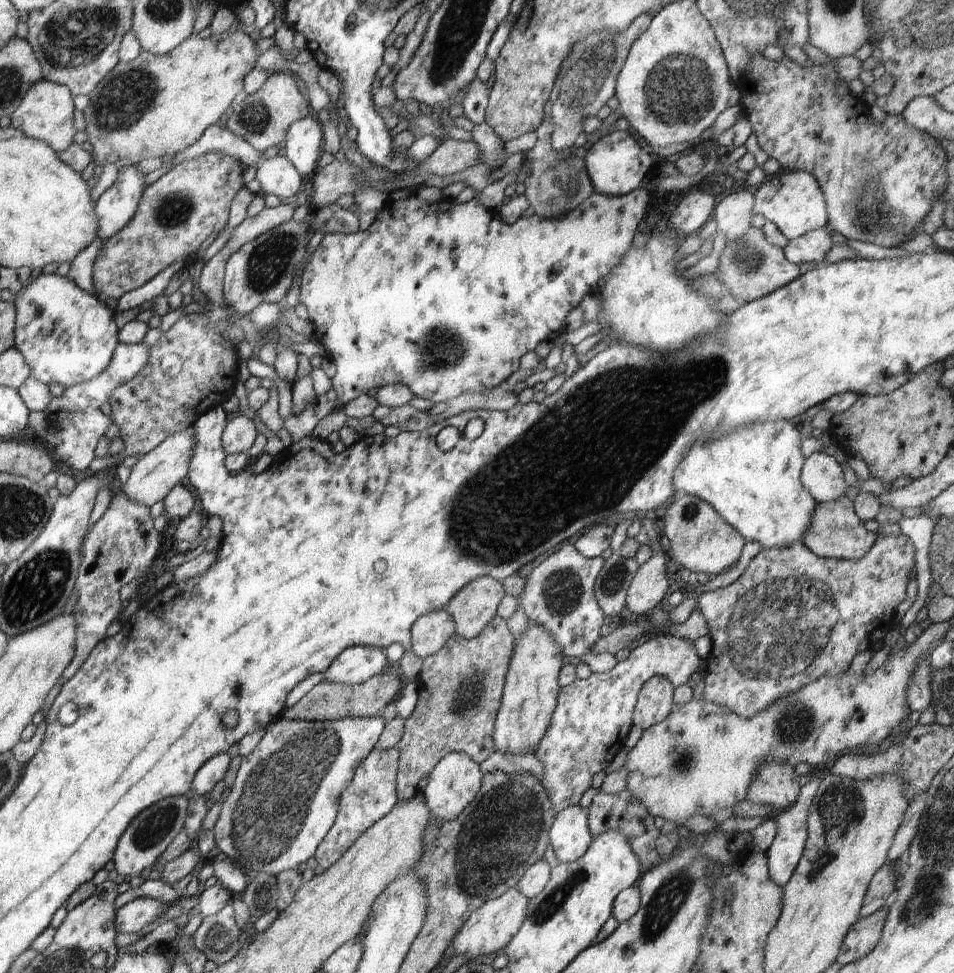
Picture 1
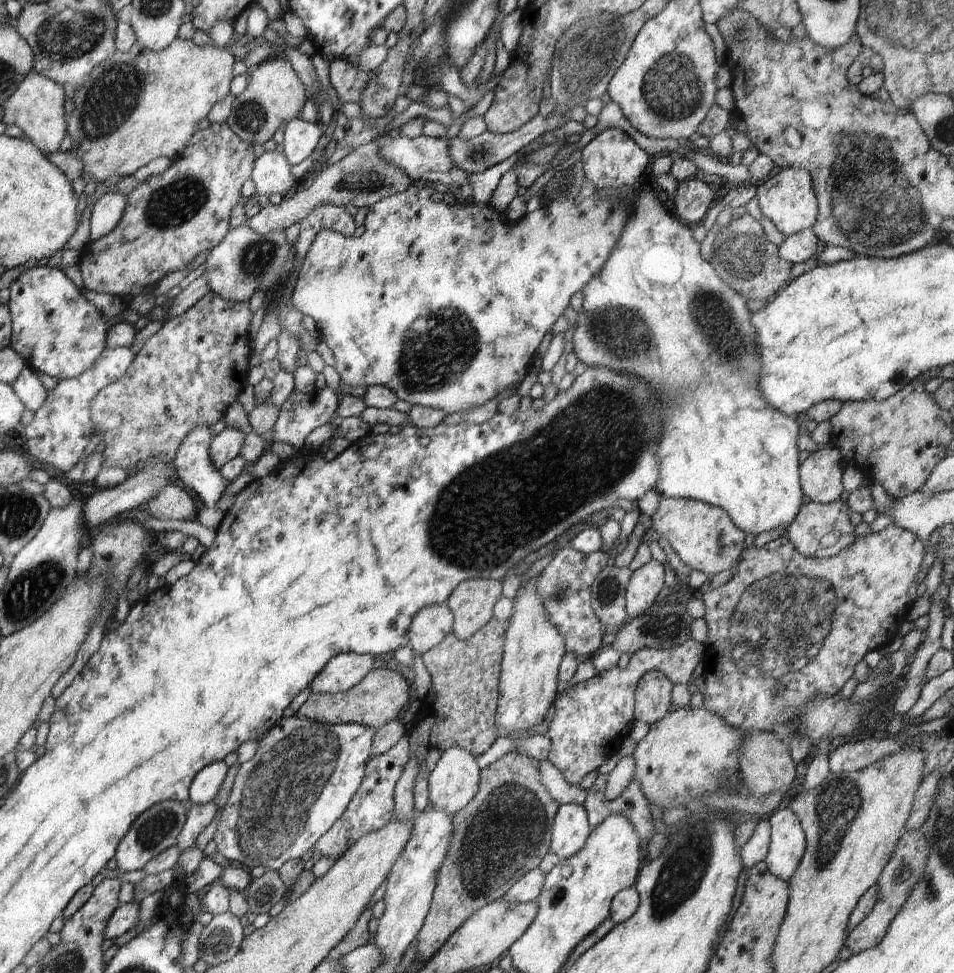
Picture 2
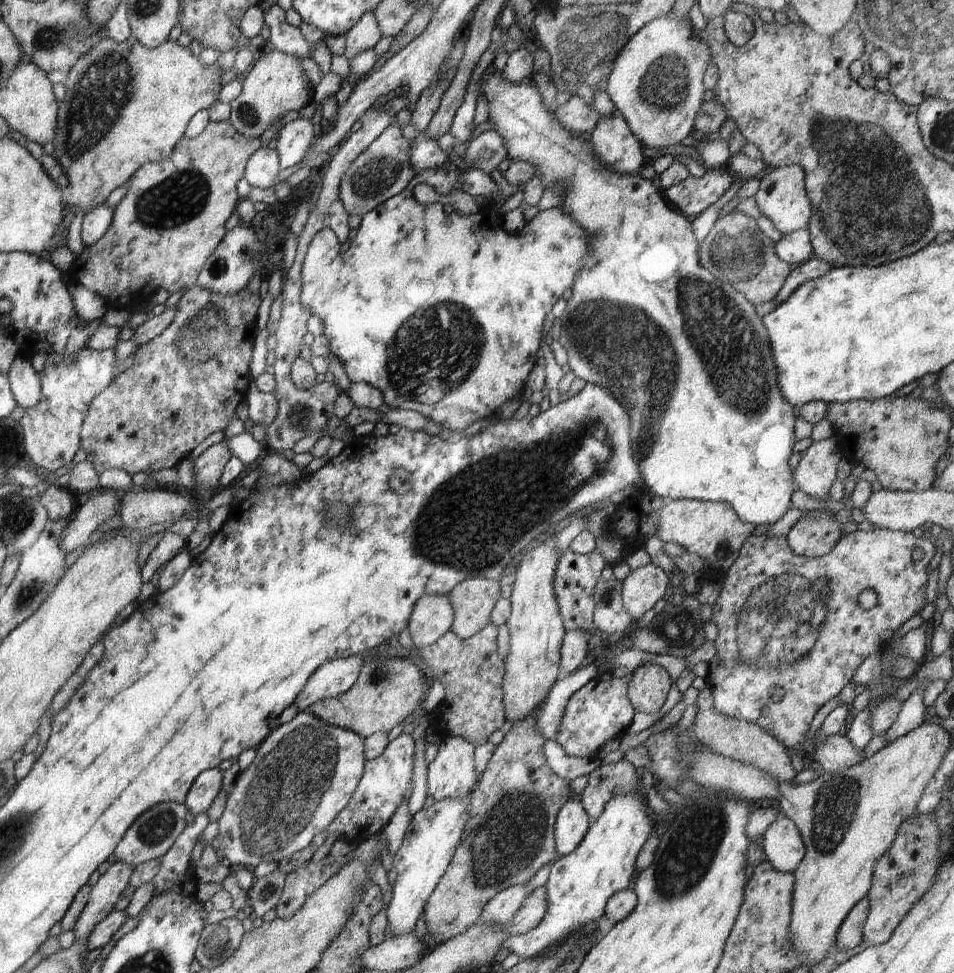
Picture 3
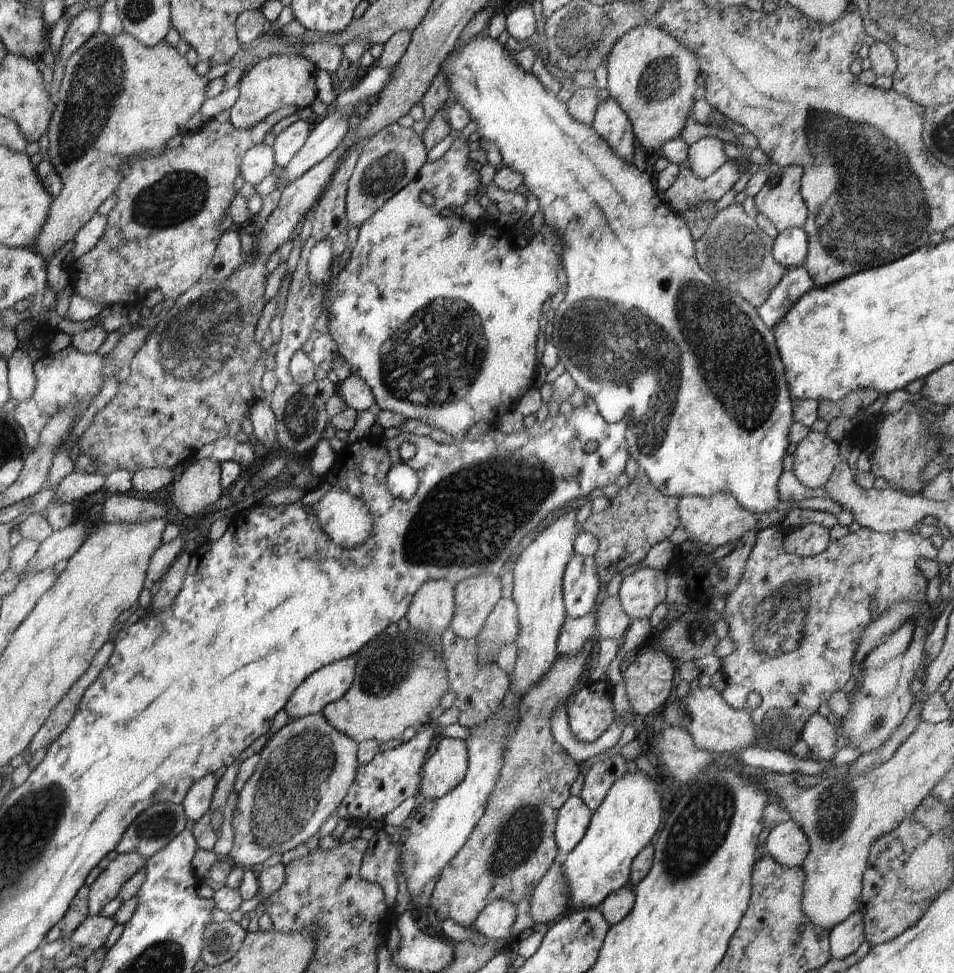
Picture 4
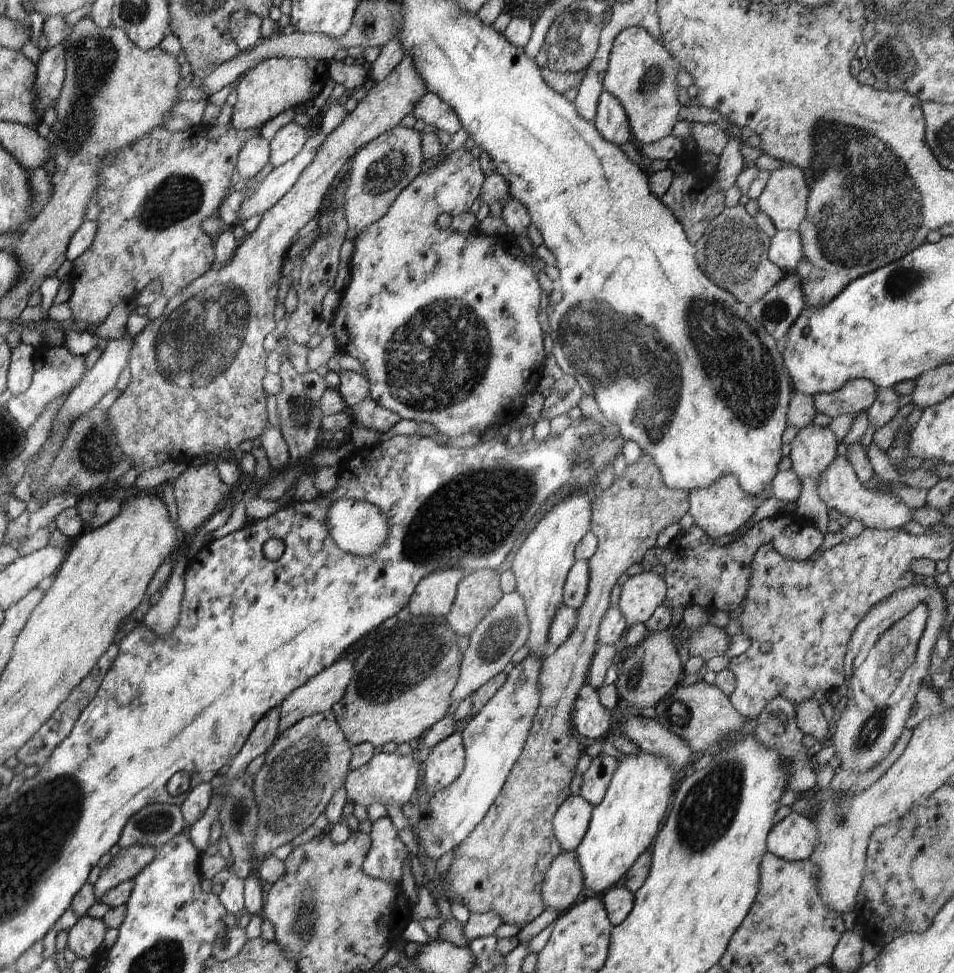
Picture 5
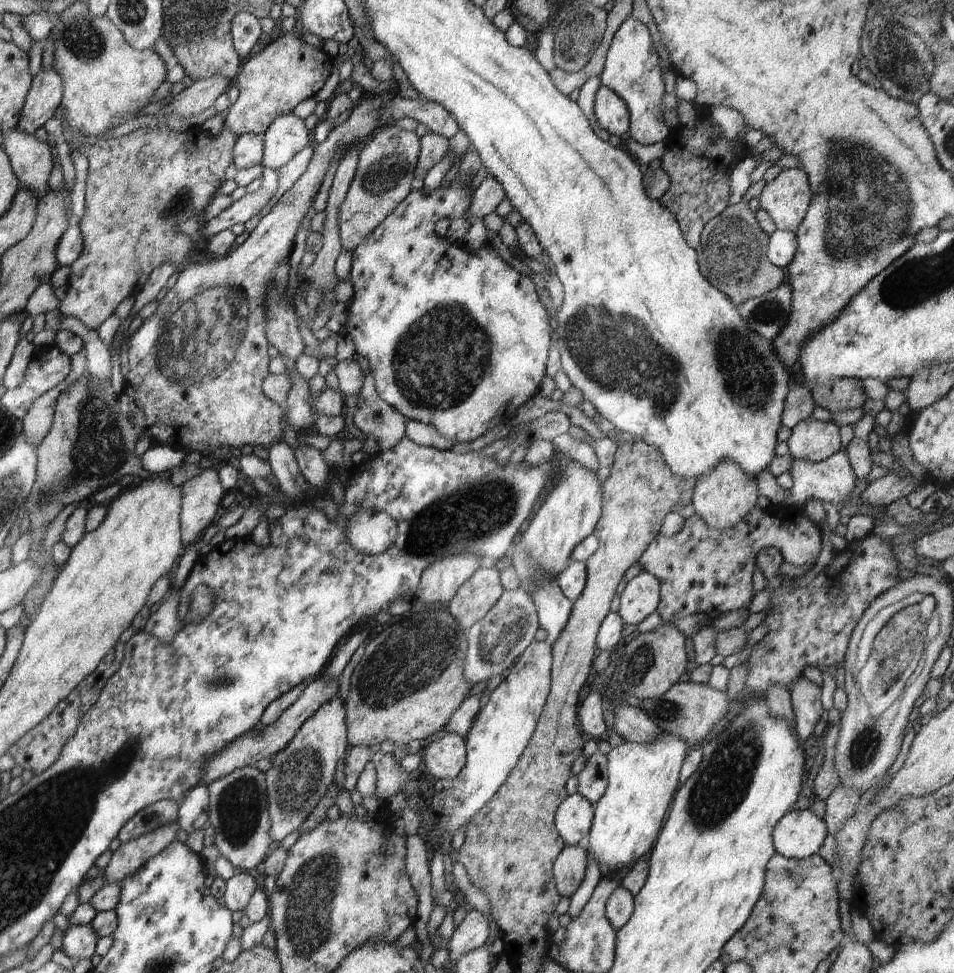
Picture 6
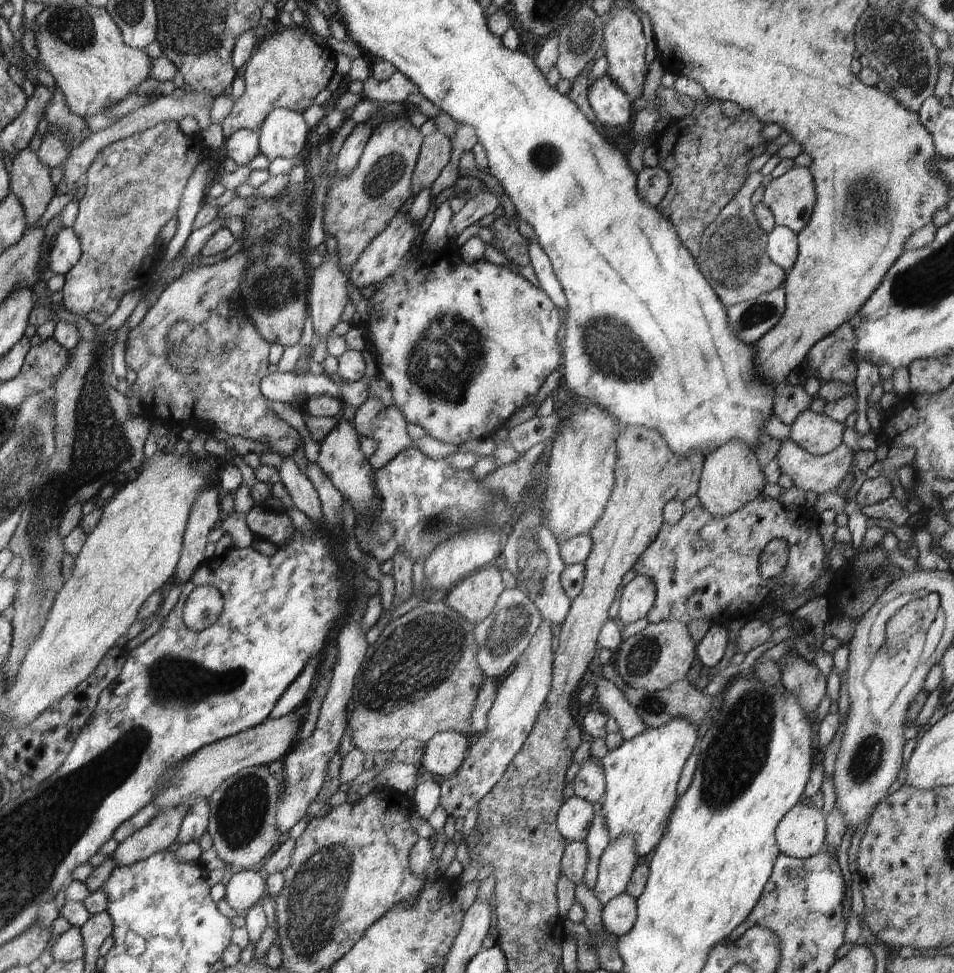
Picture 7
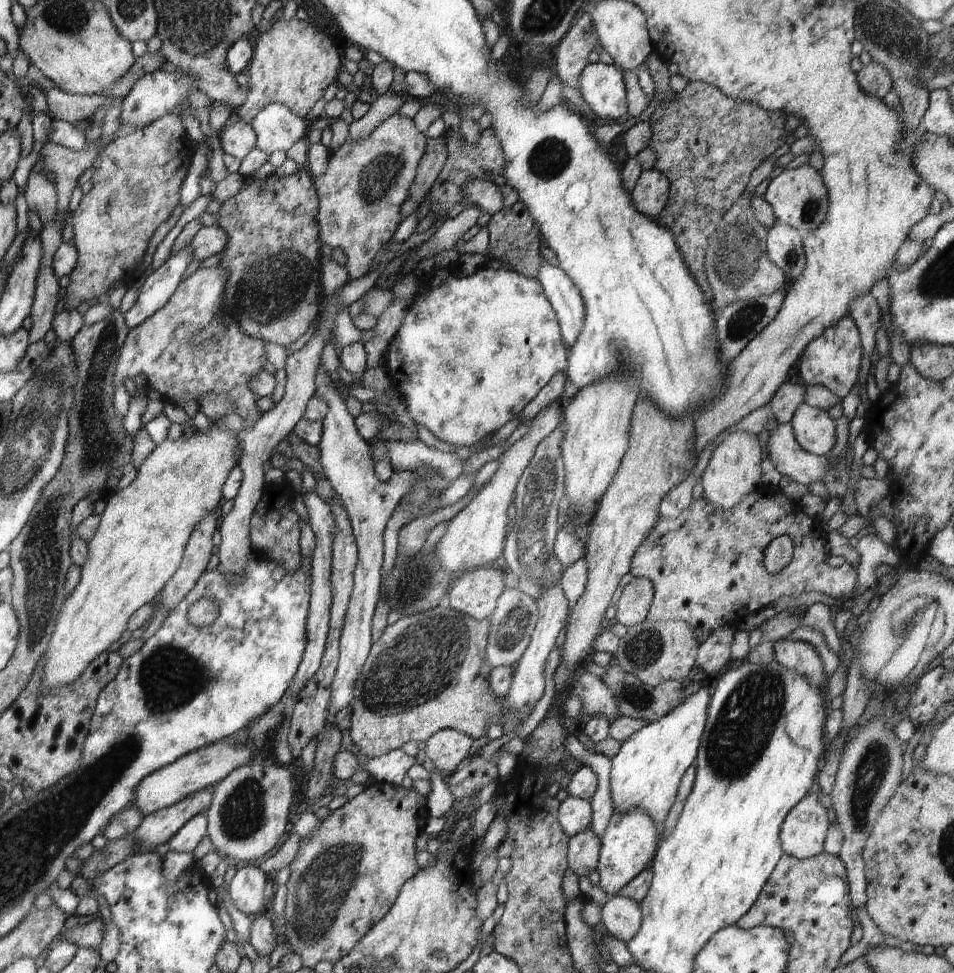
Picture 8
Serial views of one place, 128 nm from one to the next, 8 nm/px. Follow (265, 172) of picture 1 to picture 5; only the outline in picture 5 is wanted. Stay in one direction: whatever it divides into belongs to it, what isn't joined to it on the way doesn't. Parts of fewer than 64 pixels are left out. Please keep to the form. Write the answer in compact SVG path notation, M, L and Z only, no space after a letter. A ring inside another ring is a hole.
M261 136L250 138L238 156L236 169L241 178L247 181L254 178L270 162L269 143Z

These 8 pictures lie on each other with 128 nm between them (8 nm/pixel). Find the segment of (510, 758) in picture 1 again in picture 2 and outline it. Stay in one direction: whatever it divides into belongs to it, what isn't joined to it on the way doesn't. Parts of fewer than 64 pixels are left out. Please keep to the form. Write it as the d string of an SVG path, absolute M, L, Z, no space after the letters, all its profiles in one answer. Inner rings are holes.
M550 761L540 762L539 773L542 784L549 790L550 796L560 805L576 803L584 804L587 794L586 790L580 789L578 785L571 785L560 774Z

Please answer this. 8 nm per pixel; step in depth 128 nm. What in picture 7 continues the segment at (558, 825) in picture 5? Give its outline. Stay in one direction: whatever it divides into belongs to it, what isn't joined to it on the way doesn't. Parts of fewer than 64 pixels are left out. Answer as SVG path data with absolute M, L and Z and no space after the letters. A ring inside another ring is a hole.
M572 796L565 800L557 813L557 828L560 835L569 842L584 842L594 820L594 808L590 802Z

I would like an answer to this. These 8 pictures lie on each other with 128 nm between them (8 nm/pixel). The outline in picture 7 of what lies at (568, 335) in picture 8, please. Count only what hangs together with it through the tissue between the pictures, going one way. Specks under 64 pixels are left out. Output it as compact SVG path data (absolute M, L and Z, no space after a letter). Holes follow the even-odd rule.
M528 238L526 244L528 244L528 256L532 268L534 268L536 278L538 278L540 282L539 288L550 298L554 307L556 309L560 308L560 310L564 312L564 317L566 317L566 310L568 310L568 306L566 306L566 296L564 296L562 286L553 272L548 256L539 246L537 240Z

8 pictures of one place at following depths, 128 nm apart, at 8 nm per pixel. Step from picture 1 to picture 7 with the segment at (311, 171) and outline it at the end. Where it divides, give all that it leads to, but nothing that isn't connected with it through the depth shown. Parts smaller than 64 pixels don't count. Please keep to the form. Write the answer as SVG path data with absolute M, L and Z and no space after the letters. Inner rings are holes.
M276 108L260 128L259 152L270 162L278 157L291 159L305 154L309 132L302 114Z

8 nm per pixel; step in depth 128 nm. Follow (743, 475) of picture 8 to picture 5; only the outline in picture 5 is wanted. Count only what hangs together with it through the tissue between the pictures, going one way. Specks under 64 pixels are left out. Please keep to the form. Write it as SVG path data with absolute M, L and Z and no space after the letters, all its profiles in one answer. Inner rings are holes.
M730 474L722 476L718 482L714 482L710 488L700 490L690 490L688 496L688 513L691 514L696 526L708 536L714 540L719 539L722 536L730 536L734 534L741 526L749 520L754 514L754 511L758 507L759 502L748 496L738 480Z

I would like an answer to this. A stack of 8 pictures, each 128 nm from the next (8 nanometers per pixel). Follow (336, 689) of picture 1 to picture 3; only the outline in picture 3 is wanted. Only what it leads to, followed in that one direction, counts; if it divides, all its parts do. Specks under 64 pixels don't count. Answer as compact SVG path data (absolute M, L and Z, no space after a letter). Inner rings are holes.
M384 658L384 660L366 660L357 682L346 693L320 700L312 704L306 712L314 714L320 720L356 732L362 738L369 738L376 732L390 733L394 726L402 724L414 708L424 699L431 683L429 673L420 671L409 659Z

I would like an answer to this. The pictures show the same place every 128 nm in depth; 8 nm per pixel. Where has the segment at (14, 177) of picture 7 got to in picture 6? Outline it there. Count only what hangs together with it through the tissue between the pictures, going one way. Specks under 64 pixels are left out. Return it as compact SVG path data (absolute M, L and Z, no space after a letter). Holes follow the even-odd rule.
M18 128L6 132L4 138L3 149L20 186L41 199L50 190L47 182L55 160L53 149L48 142L40 142Z

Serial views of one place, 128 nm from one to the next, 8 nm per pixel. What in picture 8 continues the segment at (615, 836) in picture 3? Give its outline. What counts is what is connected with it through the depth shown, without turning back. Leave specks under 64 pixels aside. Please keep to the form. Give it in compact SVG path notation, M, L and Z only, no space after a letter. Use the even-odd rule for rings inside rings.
M701 687L670 714L634 732L611 759L610 791L614 808L622 812L636 808L644 810L654 820L659 836L676 800L681 778L696 762L710 701L710 692L706 687Z

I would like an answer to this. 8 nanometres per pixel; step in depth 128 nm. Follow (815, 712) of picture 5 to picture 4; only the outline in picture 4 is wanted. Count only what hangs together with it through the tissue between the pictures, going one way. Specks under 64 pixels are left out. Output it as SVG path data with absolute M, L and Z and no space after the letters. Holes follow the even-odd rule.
M817 711L804 724L802 740L810 747L809 751L824 762L838 752L836 747L838 730Z

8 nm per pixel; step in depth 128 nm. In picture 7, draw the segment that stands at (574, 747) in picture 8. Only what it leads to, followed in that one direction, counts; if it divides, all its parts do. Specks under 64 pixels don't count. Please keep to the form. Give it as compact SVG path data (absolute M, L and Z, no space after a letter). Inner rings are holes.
M604 794L596 804L593 804L594 820L592 820L588 836L584 840L584 844L586 844L586 848L588 848L588 865L582 884L588 886L590 890L594 890L596 887L600 858L602 858L602 854L604 854L604 850L606 850L606 846L608 846L609 842L606 820L604 820L604 816L602 816L603 802Z

